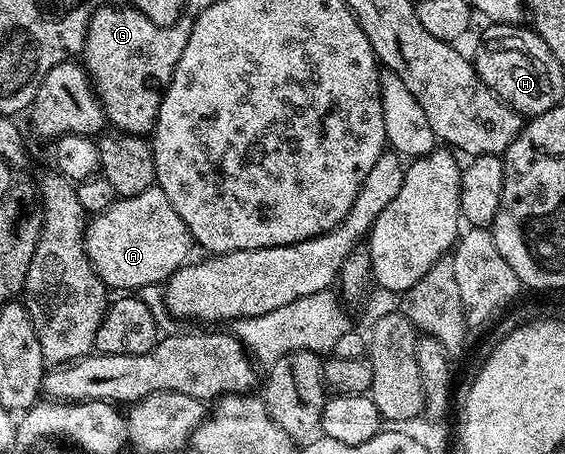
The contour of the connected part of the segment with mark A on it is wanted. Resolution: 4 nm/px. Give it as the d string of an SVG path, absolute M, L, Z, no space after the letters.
M152 186L132 196L116 198L104 212L96 212L90 217L83 245L87 247L87 257L91 259L93 270L103 279L108 289L146 290L162 285L178 268L188 263L187 256L193 249L193 241L181 214L173 210L173 202L165 198L165 190Z

